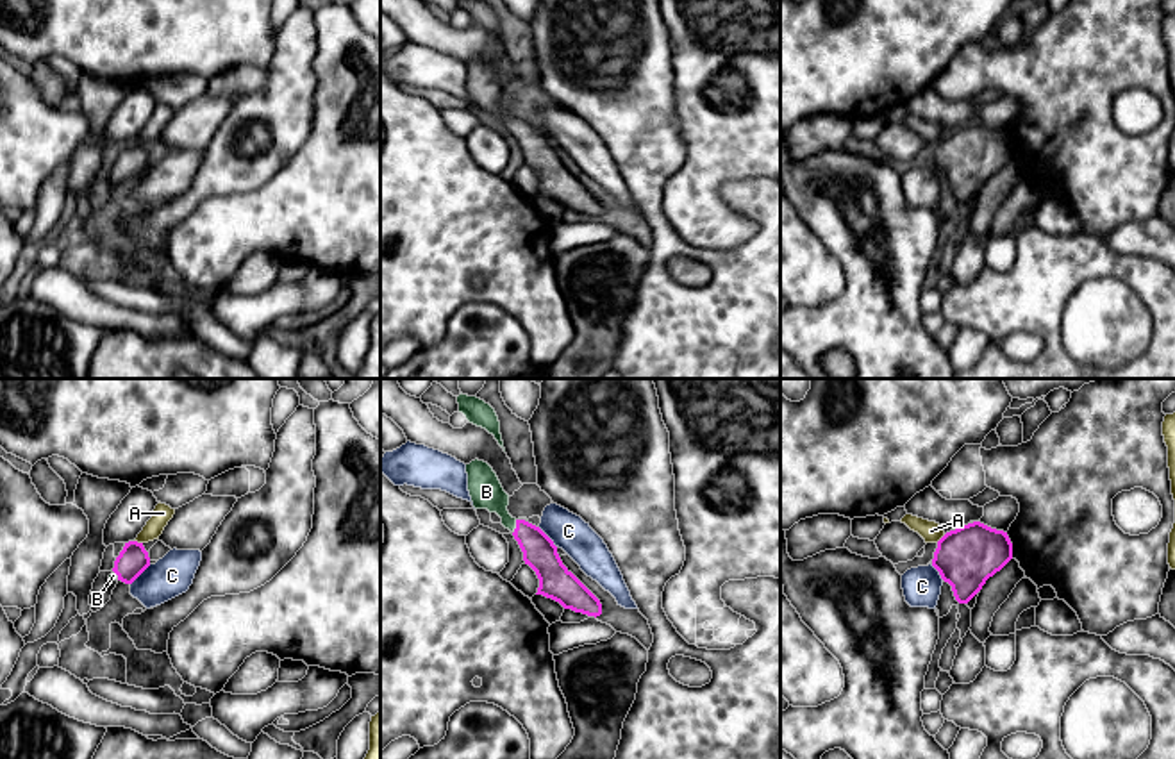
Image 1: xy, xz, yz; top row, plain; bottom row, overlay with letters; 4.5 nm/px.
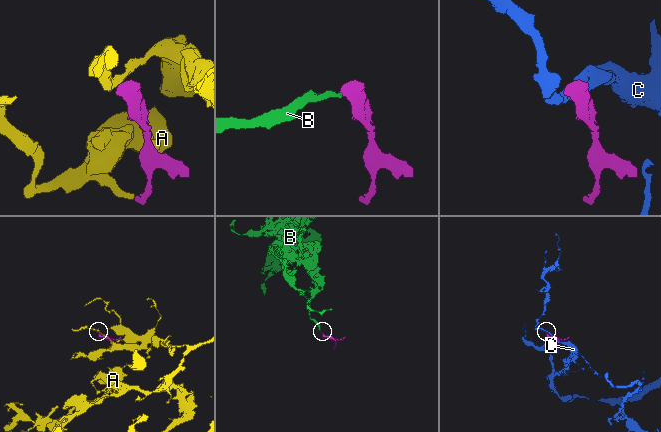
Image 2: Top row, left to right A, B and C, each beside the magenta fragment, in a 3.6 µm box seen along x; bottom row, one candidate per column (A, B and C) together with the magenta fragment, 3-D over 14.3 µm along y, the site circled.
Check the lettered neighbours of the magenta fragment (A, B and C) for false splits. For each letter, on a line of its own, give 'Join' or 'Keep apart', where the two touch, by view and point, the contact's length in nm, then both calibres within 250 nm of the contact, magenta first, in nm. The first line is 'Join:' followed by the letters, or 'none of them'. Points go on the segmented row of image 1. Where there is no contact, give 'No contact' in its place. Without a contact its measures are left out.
Join: B
A: Keep apart. Touches magenta at xy (136, 542). Shared border 40 nm. Thickness 140 nm (magenta) against 90 nm
B: Join. Touches magenta at xz (516, 527). Shared border 70 nm. Thickness 150 nm (magenta) against 150 nm
C: Keep apart. Touches magenta at xy (140, 574). Shared border 130 nm. Thickness 140 nm (magenta) against 190 nm

